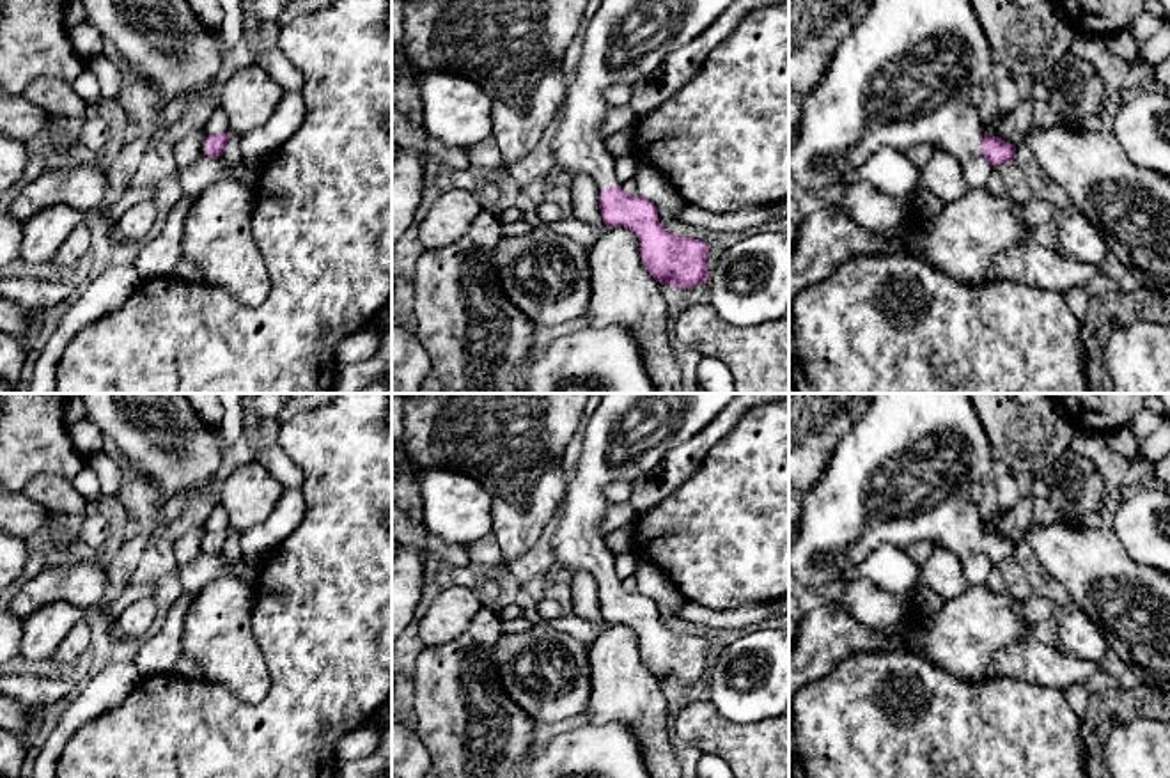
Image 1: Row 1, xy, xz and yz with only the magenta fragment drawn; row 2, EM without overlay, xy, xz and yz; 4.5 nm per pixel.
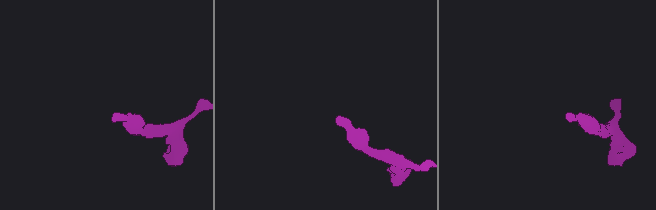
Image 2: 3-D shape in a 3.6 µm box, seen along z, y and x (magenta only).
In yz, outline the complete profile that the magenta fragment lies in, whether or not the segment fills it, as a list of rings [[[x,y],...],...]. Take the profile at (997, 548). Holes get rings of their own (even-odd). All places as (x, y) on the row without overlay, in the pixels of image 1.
[[[876,393],[865,415],[840,438],[819,482],[801,496],[798,530],[789,535],[789,572],[817,590],[856,569],[885,542],[906,549],[927,541],[959,558],[982,551],[994,565],[1014,558],[1016,544],[986,533],[977,507],[968,500],[973,484],[989,480],[993,464],[987,432],[968,393]]]

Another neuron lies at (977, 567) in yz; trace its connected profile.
[[[979,551],[975,555],[961,558],[961,567],[968,583],[977,587],[987,585],[994,564],[982,551]]]

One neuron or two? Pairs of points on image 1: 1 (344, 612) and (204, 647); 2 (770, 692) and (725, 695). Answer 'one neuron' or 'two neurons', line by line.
1: two neurons
2: one neuron

